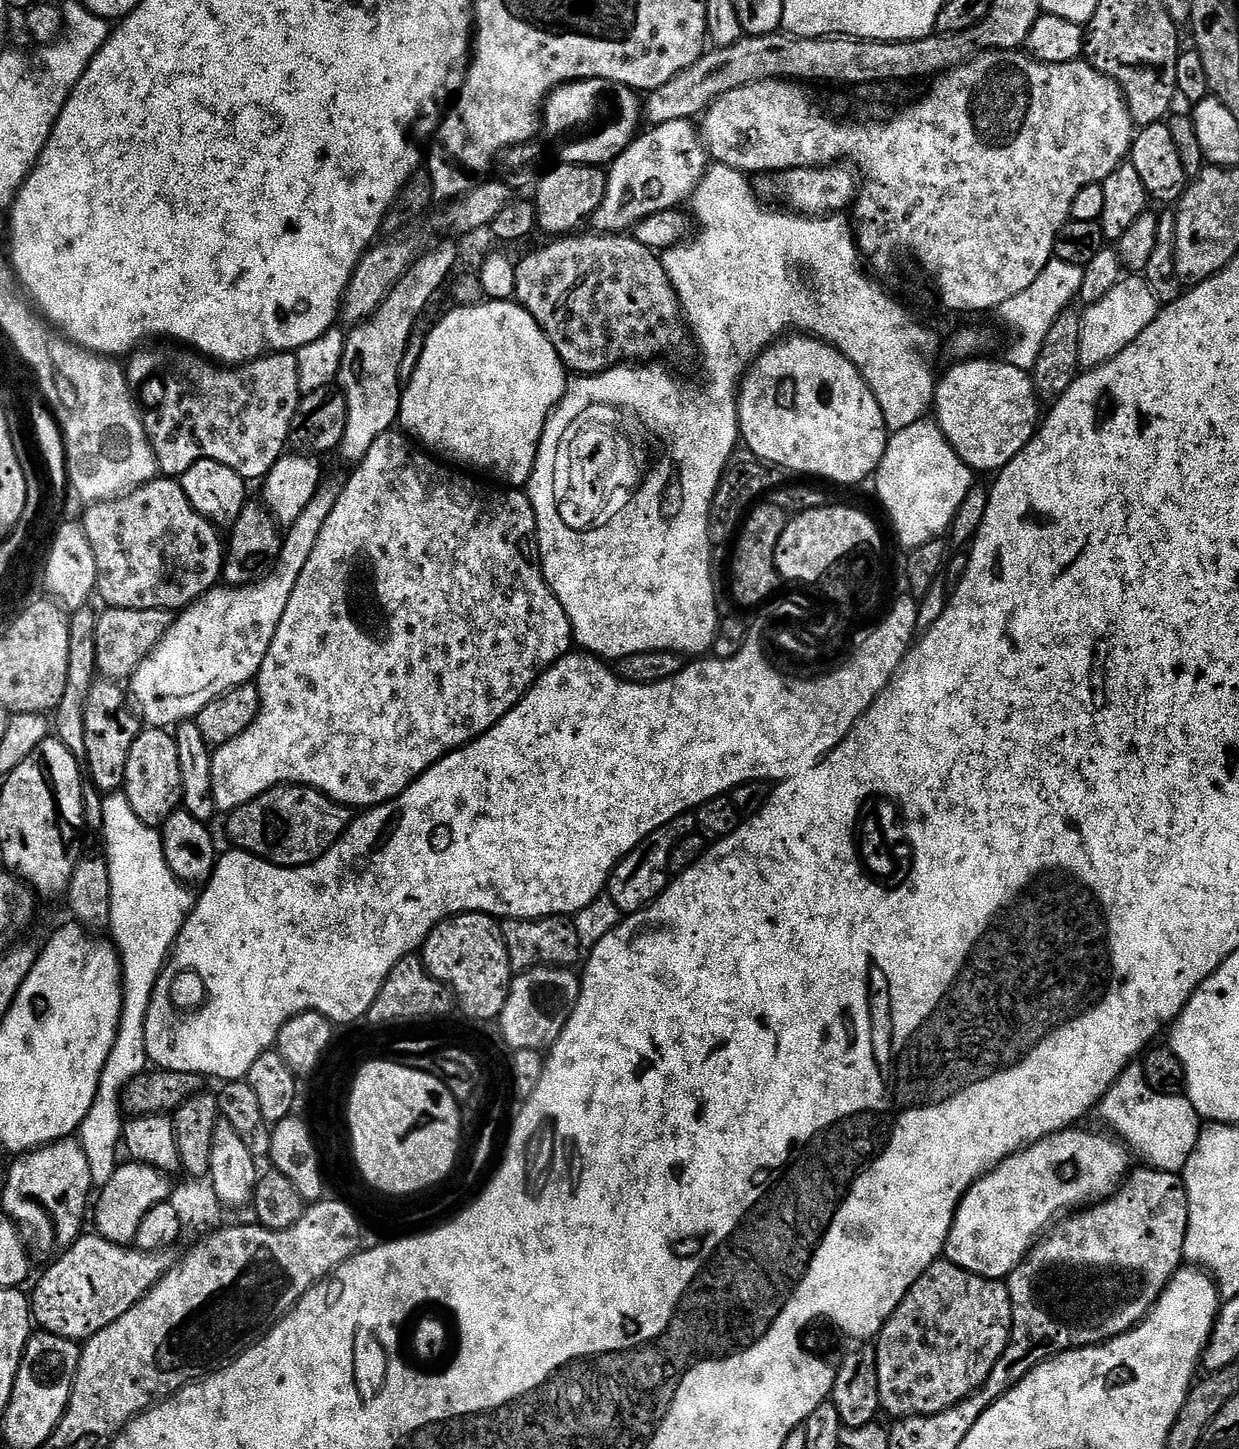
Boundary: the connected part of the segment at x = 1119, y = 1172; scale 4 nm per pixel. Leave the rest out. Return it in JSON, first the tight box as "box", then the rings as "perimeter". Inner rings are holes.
{"box":[943,1127,1129,1281],"perimeter":[[[1070,1127],[1065,1128],[1063,1132],[1054,1133],[1053,1136],[1043,1136],[1037,1144],[1030,1144],[1015,1152],[1013,1156],[1007,1156],[998,1167],[972,1184],[968,1193],[960,1199],[952,1228],[948,1231],[948,1241],[945,1242],[943,1251],[946,1259],[976,1276],[1003,1281],[1028,1255],[1041,1232],[1061,1213],[1111,1196],[1129,1171],[1129,1153],[1125,1145],[1092,1132],[1076,1131],[1075,1127]]]}

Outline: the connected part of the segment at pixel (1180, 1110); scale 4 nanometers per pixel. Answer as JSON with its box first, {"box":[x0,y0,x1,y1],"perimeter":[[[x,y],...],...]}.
{"box":[1099,1062,1202,1173],"perimeter":[[[1136,1062],[1129,1064],[1113,1082],[1112,1089],[1099,1102],[1099,1112],[1101,1118],[1117,1132],[1115,1135],[1133,1153],[1136,1151],[1145,1165],[1157,1172],[1183,1173],[1186,1162],[1190,1162],[1190,1154],[1194,1154],[1194,1146],[1198,1146],[1202,1131],[1202,1117],[1196,1113],[1187,1095],[1155,1092],[1146,1082],[1143,1067]]]}

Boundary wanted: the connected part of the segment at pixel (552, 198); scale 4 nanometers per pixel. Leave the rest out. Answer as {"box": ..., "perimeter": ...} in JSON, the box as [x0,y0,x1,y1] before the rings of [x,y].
{"box":[534,162,608,234],"perimeter":[[[563,162],[557,163],[557,168],[552,168],[541,175],[538,183],[535,185],[534,203],[536,206],[536,222],[539,231],[544,232],[558,232],[554,234],[572,234],[577,231],[576,228],[580,223],[591,221],[592,215],[598,210],[600,203],[604,201],[606,194],[606,186],[608,185],[608,178],[605,169],[600,166],[593,166],[590,164],[565,164]]]}

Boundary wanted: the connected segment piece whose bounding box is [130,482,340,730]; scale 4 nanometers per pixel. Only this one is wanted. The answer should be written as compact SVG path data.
M321 483L314 498L310 498L310 506L298 514L294 523L287 525L282 536L280 554L263 580L243 586L217 586L189 604L173 619L158 646L136 667L130 677L130 696L145 725L171 729L177 724L191 721L223 692L255 681L266 658L266 650L270 650L270 642L274 642L278 622L282 622L282 614L286 614L286 602L290 602L290 594L294 594L298 574L302 574L302 569L306 567L318 542L318 534L322 534L322 526L326 526L326 518L330 518L330 510L334 510L334 502L338 502L339 497L337 485Z

